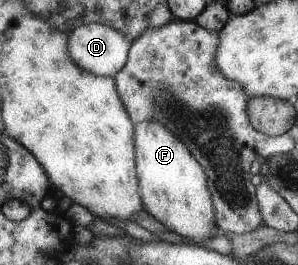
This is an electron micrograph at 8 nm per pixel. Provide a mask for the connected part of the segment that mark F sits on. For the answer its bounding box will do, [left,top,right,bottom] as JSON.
[133,120,215,244]

